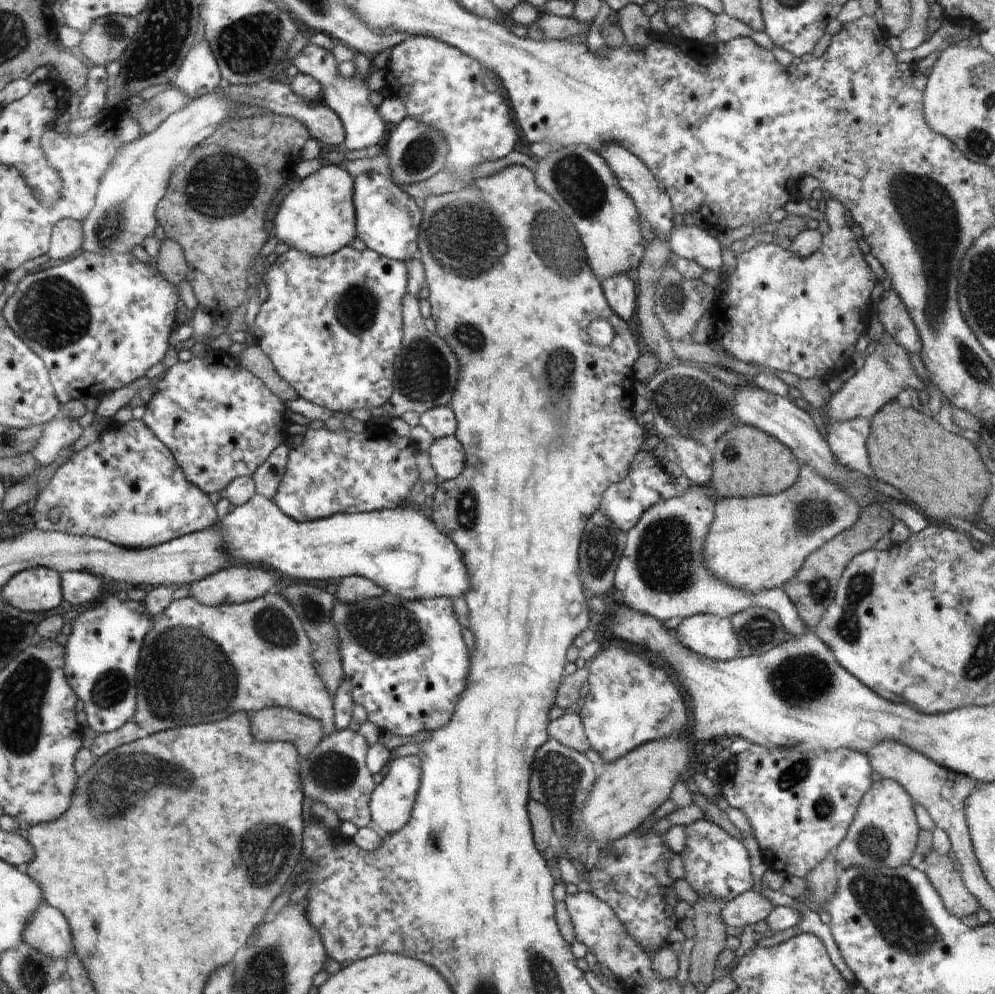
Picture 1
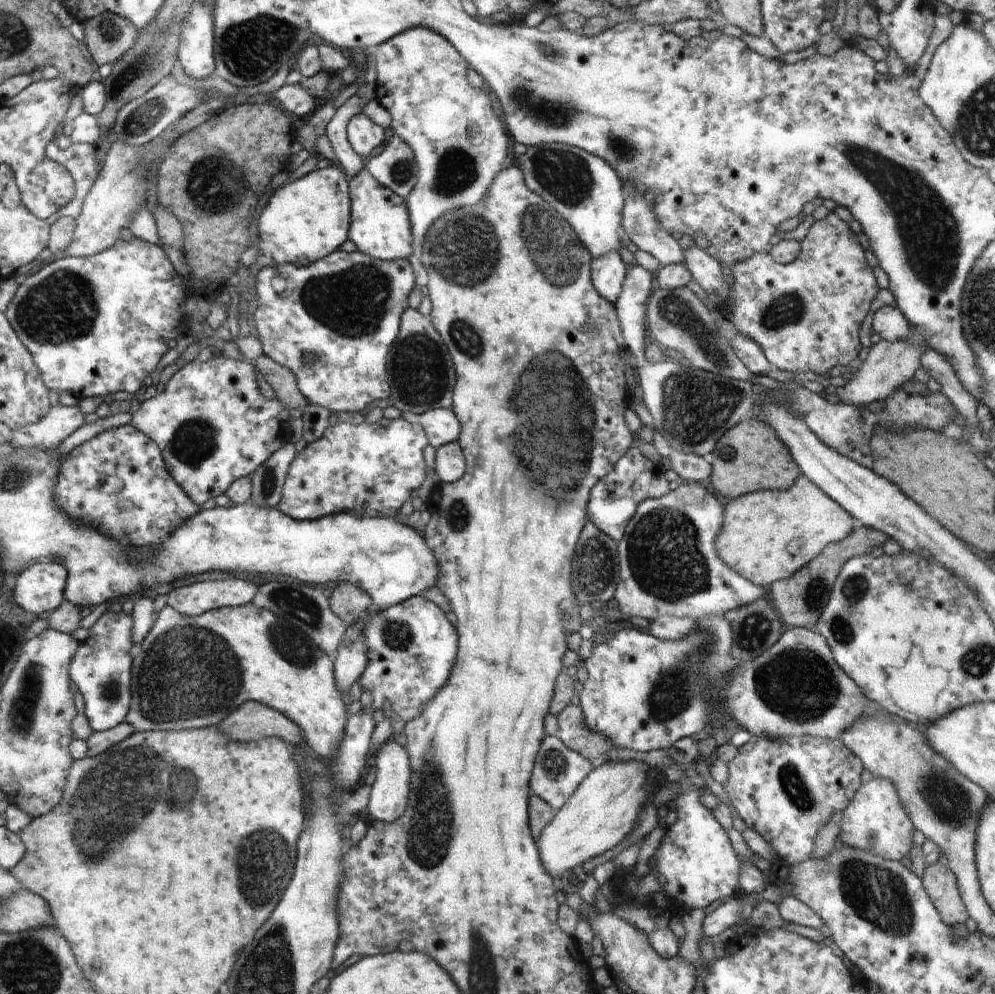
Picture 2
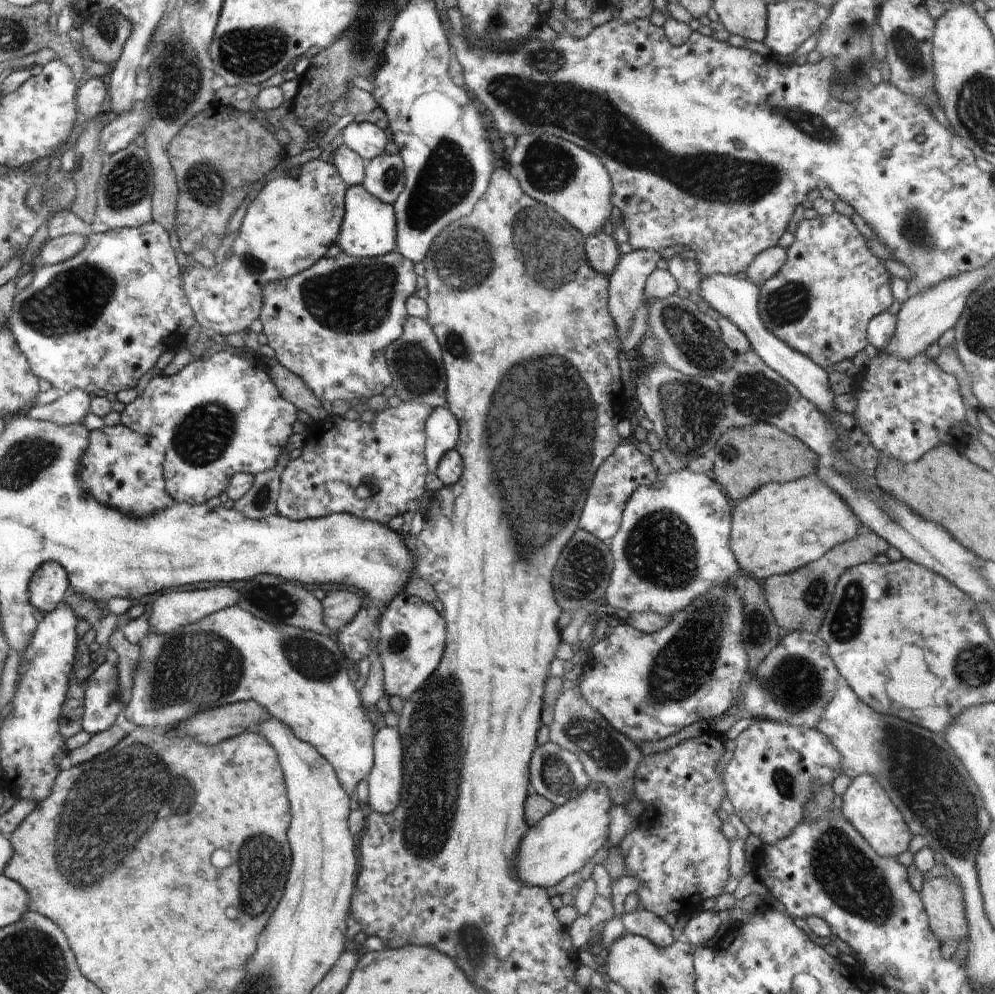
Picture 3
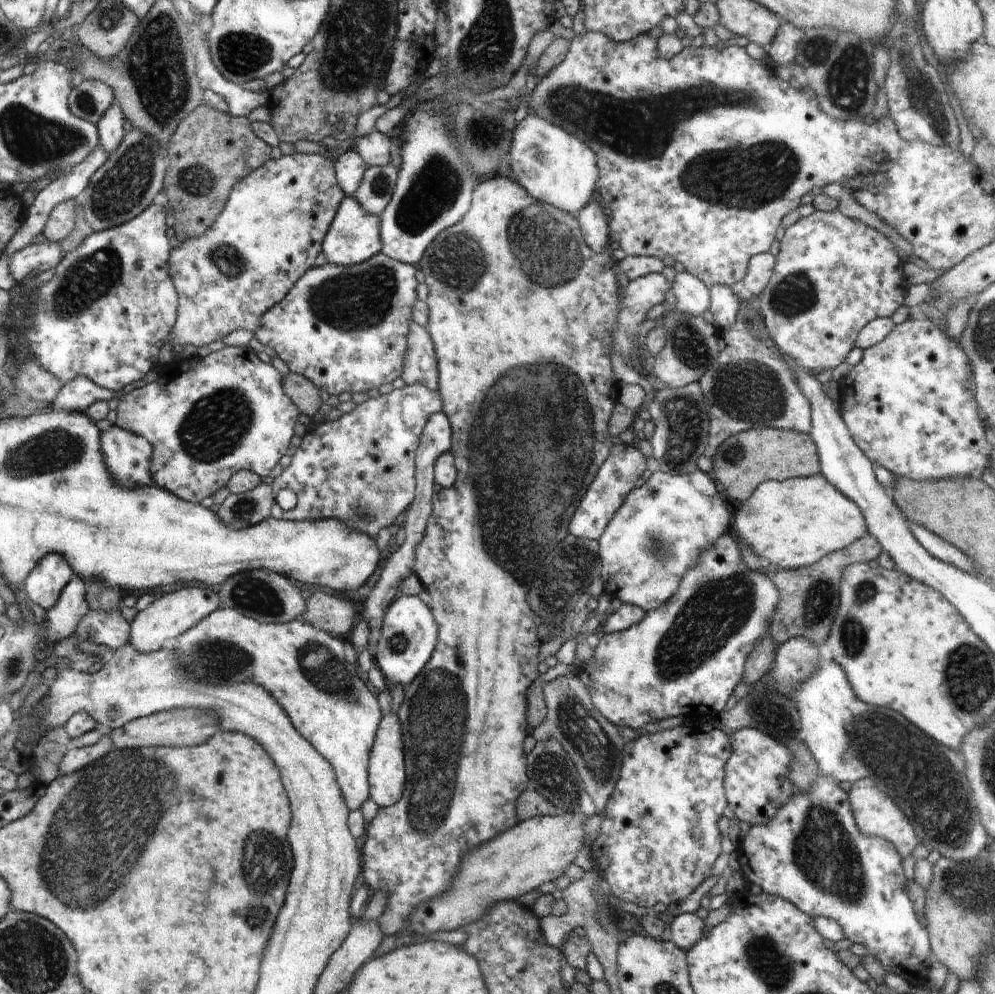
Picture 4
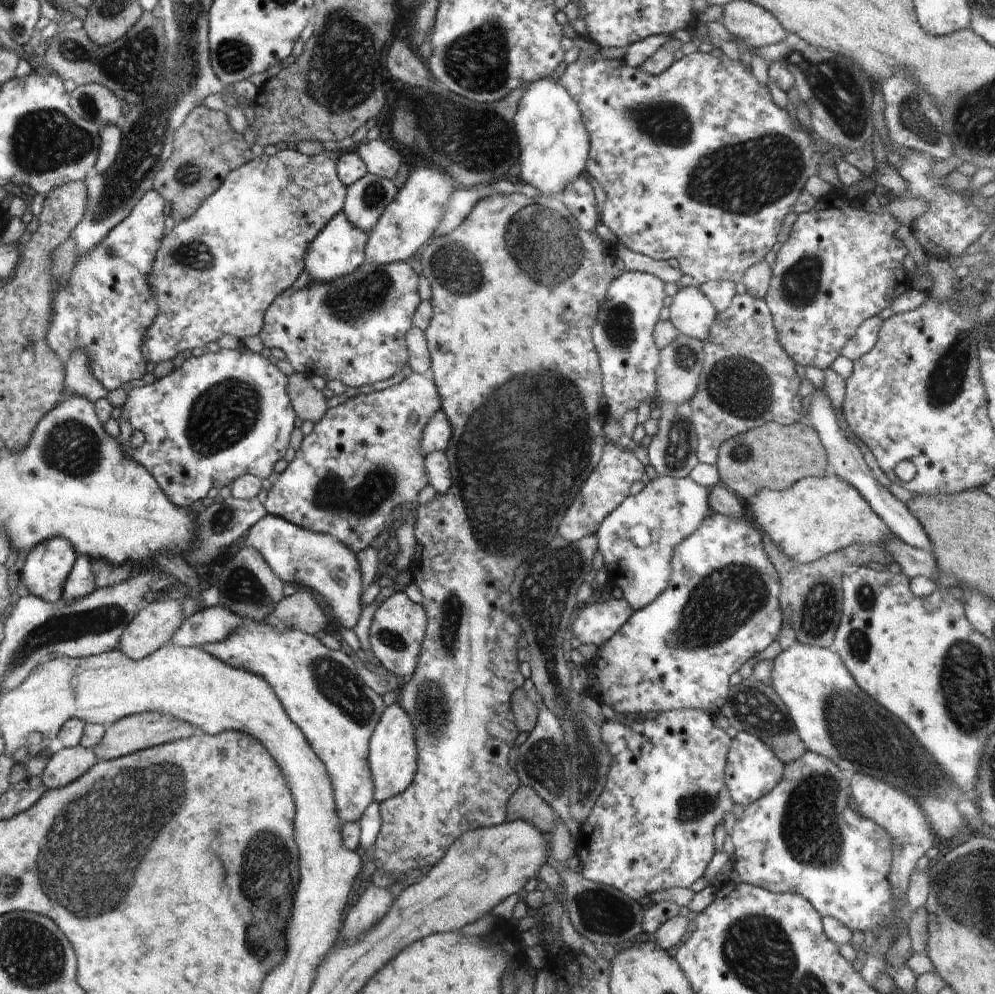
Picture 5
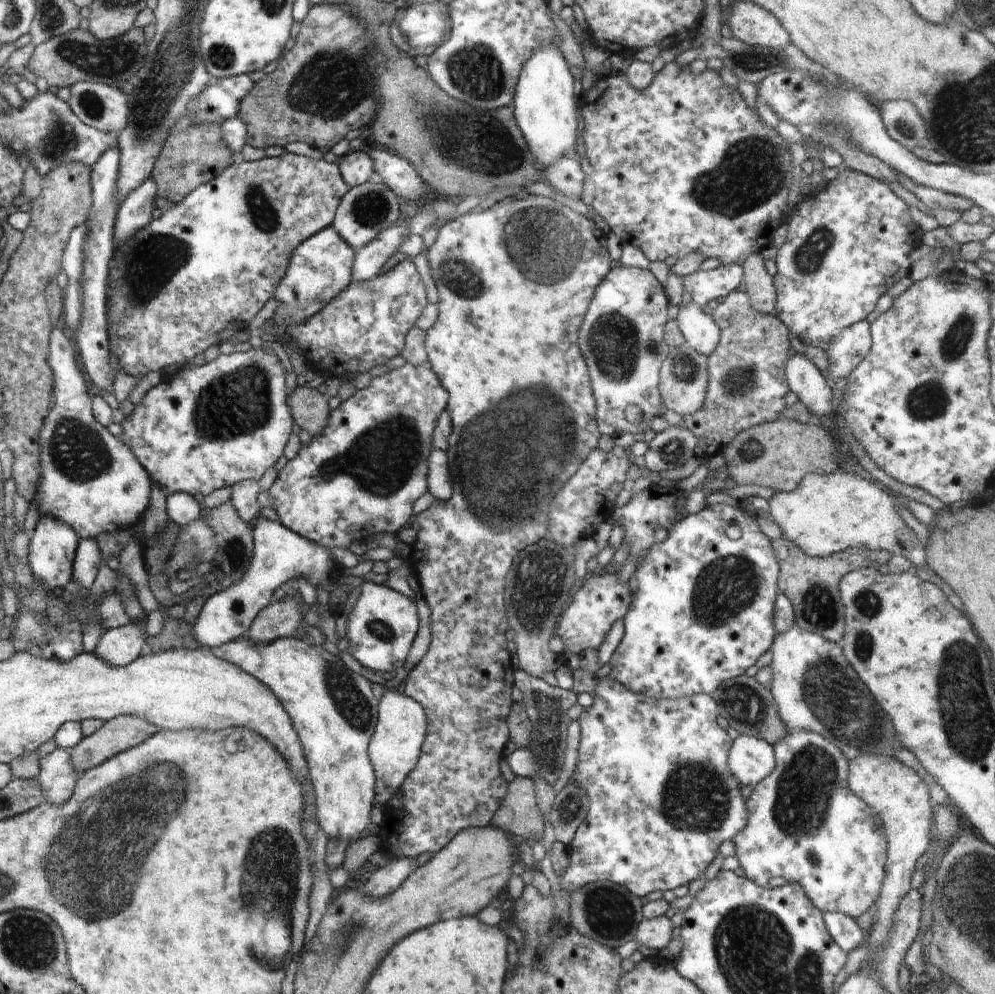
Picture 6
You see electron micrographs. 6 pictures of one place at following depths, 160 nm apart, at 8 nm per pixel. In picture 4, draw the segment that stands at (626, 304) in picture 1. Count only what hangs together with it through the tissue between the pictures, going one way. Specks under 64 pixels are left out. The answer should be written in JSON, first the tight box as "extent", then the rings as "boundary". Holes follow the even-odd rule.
{"extent":[576,201,610,253],"boundary":[[[589,201],[576,217],[586,244],[595,253],[610,250],[609,223],[604,206]]]}

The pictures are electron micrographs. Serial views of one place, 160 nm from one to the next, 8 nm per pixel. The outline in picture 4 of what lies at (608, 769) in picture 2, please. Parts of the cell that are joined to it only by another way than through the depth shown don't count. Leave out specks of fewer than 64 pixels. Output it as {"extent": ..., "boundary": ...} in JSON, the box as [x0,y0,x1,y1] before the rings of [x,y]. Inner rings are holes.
{"extent":[399,813,586,944],"boundary":[[[570,813],[532,817],[519,821],[510,830],[483,844],[464,860],[460,876],[443,897],[421,905],[412,917],[408,917],[409,923],[399,933],[400,944],[420,943],[432,932],[462,928],[472,922],[472,918],[478,918],[488,902],[520,898],[540,885],[560,878],[584,847],[584,820],[586,818]]]}

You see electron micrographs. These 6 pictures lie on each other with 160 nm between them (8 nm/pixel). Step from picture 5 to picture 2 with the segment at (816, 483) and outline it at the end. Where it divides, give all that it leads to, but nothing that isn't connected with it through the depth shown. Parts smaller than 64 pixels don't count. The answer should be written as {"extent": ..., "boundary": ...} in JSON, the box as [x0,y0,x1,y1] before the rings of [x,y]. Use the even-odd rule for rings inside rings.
{"extent":[715,474,856,589],"boundary":[[[800,474],[788,490],[762,489],[725,501],[715,549],[736,574],[768,589],[773,582],[787,579],[800,570],[828,543],[848,536],[855,529],[856,521],[806,475]]]}

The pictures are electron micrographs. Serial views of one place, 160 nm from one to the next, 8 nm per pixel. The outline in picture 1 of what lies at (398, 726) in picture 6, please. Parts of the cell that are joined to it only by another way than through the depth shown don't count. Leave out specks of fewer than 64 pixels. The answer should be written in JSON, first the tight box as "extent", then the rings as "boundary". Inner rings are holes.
{"extent":[371,755,422,834],"boundary":[[[416,755],[399,758],[394,756],[388,763],[388,773],[385,777],[379,778],[377,789],[371,797],[371,818],[374,820],[372,828],[380,834],[398,833],[410,820],[413,804],[421,788],[422,764],[421,758]]]}

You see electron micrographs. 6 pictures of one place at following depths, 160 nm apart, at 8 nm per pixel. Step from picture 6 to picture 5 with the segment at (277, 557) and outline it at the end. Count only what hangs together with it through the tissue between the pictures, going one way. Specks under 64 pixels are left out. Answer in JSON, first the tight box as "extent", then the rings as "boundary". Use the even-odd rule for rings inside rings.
{"extent":[172,515,362,647],"boundary":[[[266,515],[238,542],[246,547],[255,548],[273,573],[285,583],[314,588],[328,606],[332,608],[332,622],[344,628],[356,626],[360,618],[360,598],[362,598],[362,574],[360,564],[354,556],[354,551],[334,535],[313,531],[288,522],[287,519],[274,515]],[[212,606],[190,612],[172,643],[181,647],[202,647],[206,643],[223,641],[234,629],[244,623],[244,618],[223,606]]]}

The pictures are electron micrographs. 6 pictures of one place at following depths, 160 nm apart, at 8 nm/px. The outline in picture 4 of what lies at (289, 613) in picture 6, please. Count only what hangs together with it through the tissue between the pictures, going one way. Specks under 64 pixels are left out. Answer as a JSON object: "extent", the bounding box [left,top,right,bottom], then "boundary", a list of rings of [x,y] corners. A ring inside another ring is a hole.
{"extent":[299,591,355,639],"boundary":[[[324,591],[313,593],[306,600],[304,614],[299,618],[317,629],[348,639],[355,628],[354,603]]]}

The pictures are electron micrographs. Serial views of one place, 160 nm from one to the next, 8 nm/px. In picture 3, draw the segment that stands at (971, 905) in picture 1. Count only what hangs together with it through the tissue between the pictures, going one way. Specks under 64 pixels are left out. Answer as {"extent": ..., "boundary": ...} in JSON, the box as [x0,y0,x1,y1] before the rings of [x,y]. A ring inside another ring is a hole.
{"extent":[920,864,969,943],"boundary":[[[935,864],[930,870],[923,873],[923,887],[920,893],[929,918],[929,925],[940,942],[943,943],[948,938],[953,938],[960,942],[967,938],[969,928],[965,919],[963,888],[958,877],[948,866]]]}

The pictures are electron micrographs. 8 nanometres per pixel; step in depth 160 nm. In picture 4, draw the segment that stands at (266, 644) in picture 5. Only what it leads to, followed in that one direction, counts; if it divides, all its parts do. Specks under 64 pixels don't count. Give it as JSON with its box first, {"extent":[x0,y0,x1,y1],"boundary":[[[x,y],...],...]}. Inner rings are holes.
{"extent":[171,607,384,810],"boundary":[[[220,607],[198,625],[182,633],[171,645],[183,670],[200,683],[230,687],[234,683],[254,683],[267,690],[291,717],[298,731],[334,767],[344,800],[352,810],[371,798],[368,769],[374,734],[384,716],[374,696],[358,678],[356,668],[344,658],[344,644],[330,633],[305,623],[300,618],[287,623],[261,623],[239,611]]]}

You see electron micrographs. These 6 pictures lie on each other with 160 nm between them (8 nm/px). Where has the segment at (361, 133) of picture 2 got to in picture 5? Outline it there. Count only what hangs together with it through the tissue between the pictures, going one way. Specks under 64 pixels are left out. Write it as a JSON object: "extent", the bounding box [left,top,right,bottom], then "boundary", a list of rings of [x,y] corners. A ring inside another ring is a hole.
{"extent":[353,138,402,180],"boundary":[[[381,138],[371,141],[362,140],[353,149],[366,163],[368,173],[394,180],[402,164],[402,156],[390,144],[386,144]]]}

